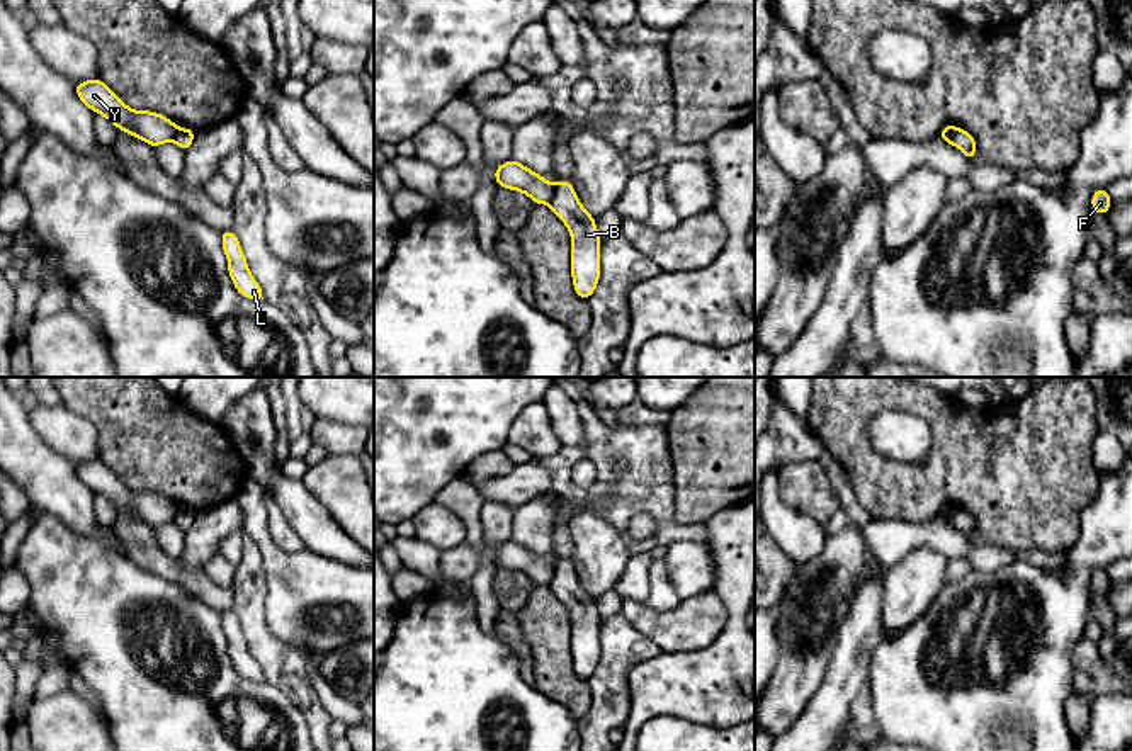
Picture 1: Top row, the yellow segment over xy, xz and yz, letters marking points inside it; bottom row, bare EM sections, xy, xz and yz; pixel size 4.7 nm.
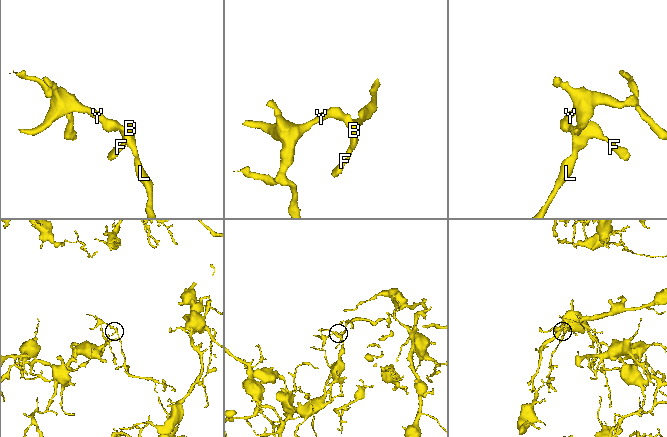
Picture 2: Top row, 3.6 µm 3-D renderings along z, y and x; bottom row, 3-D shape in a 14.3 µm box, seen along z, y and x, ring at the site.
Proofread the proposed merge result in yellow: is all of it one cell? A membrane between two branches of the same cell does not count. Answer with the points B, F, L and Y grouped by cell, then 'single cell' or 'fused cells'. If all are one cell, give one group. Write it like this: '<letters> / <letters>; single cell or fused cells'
B F L / Y; fused cells

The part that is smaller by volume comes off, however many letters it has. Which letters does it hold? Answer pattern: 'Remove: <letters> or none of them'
Remove: B, F, L

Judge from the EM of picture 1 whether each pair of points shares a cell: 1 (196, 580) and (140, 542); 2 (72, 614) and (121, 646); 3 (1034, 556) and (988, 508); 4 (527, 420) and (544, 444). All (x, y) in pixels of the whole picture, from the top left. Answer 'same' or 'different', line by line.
1: same
2: same
3: different
4: same

